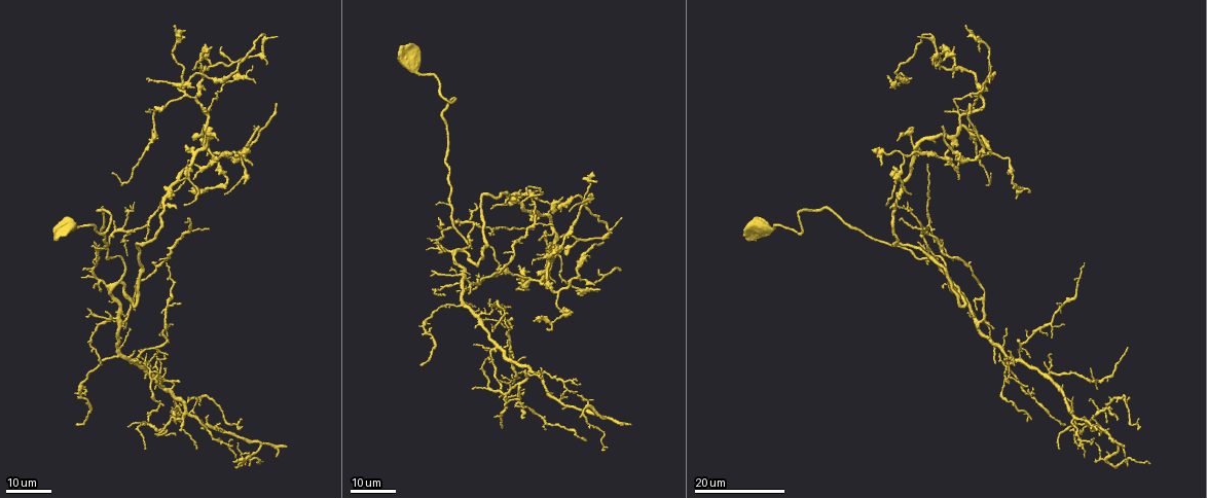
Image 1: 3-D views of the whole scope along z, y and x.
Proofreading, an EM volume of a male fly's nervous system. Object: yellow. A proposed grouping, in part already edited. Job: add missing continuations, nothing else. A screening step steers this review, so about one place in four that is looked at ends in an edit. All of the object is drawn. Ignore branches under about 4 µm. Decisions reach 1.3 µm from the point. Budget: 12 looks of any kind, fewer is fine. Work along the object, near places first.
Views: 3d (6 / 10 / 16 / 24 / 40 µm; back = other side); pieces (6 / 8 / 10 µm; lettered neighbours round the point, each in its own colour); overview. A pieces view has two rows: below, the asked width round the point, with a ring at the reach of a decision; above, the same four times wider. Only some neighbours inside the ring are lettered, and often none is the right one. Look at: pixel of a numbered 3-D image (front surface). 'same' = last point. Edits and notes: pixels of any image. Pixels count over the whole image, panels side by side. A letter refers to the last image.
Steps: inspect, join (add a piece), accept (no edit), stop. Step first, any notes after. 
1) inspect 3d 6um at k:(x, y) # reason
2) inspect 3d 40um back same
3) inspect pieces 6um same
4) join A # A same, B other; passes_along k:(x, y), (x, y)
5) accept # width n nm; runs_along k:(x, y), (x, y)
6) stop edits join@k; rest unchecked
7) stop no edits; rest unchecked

inspect 3d 16um at 1:(875, 150) # branch stops here

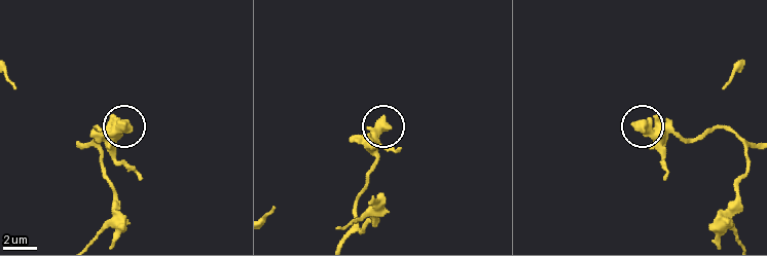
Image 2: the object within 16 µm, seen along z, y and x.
inspect pieces 6um at 2:(633, 126)

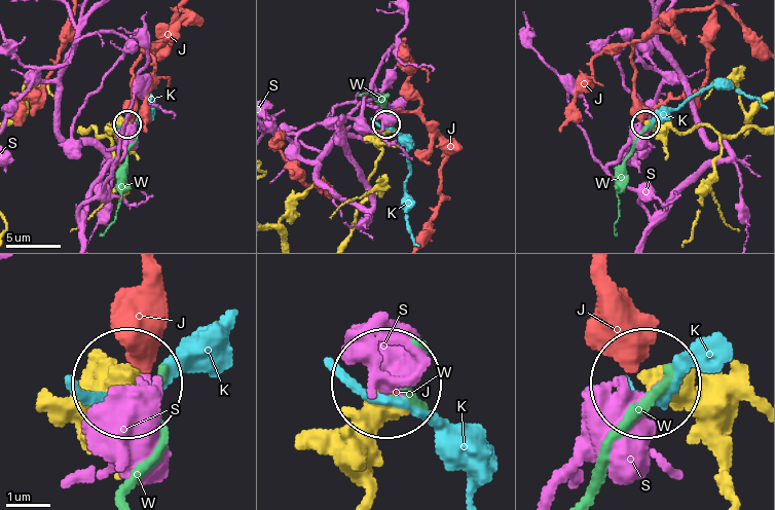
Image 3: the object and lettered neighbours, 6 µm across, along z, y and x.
accept # width 500 nm; J other, K other, S other, W other; runs_along 3:(750, 401), (684, 401), (643, 383); none of them fits

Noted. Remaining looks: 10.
inspect 3d 24um at 1:(260, 125)

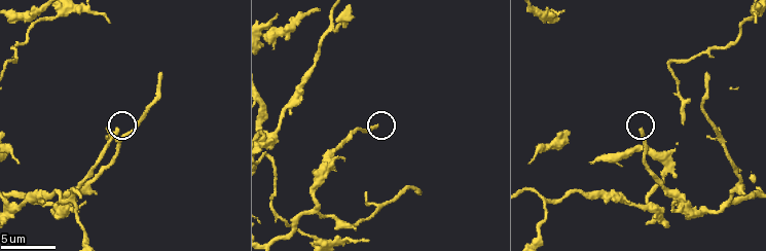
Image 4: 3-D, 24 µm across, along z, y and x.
inspect pieces 10um at 4:(116, 131) # what lies round it

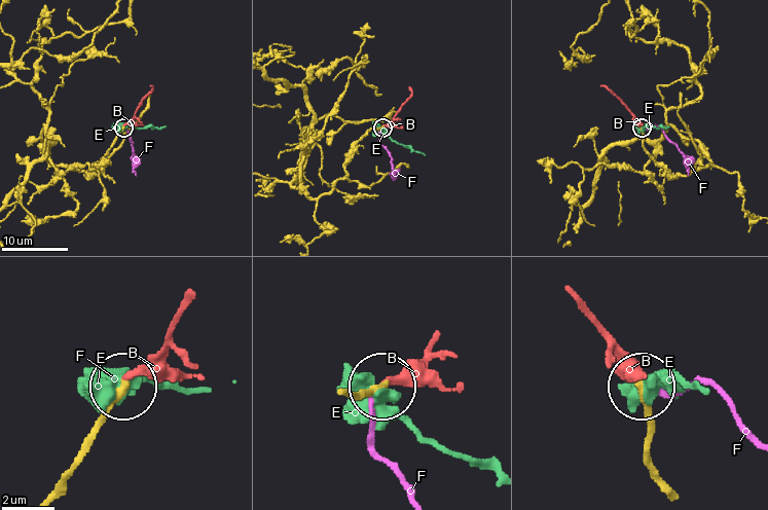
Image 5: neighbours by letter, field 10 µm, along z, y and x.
join B # B same, E other, F other; the neuron continues

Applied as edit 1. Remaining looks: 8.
inspect overview

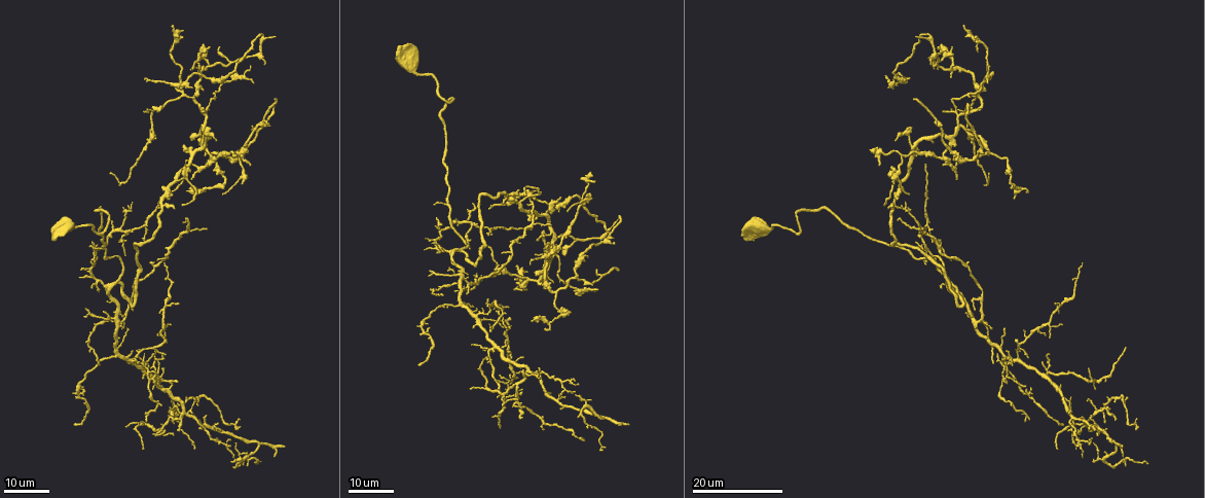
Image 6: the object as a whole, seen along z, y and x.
inspect 3d 16um at 6:(967, 105) # long arm stops here

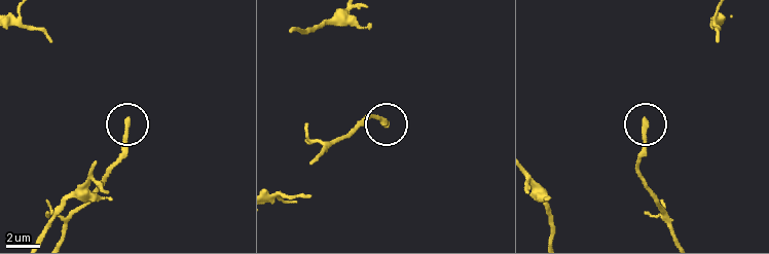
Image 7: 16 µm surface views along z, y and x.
inspect pieces 10um at 7:(643, 121)

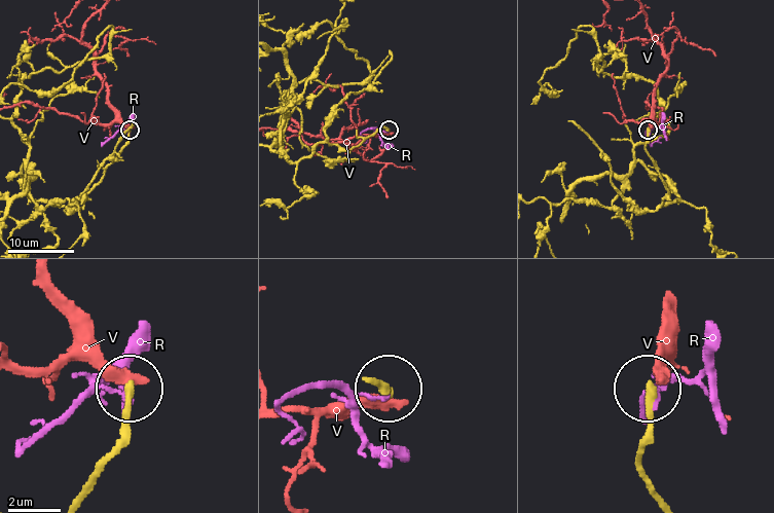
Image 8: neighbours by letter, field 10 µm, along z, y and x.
accept # R other, V other; no lettered piece goes on from it

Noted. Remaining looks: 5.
inspect 3d 16um at 6:(188, 169) # free end

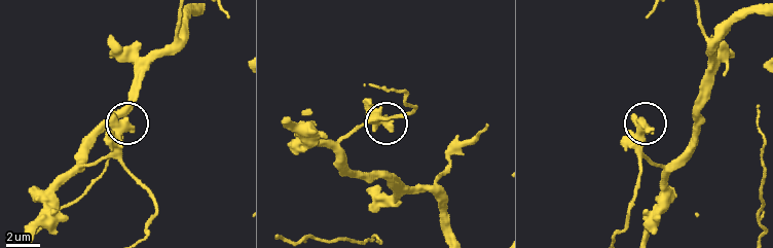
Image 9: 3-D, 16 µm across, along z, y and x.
inspect pieces 8um at 9:(639, 118)

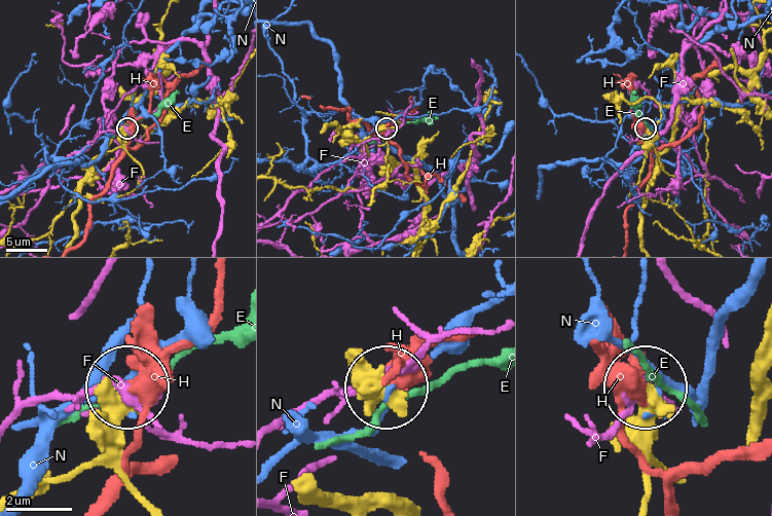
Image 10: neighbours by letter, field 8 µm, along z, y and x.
accept # width 350 nm; E other, F other, H other, N other; no lettered piece goes on from it

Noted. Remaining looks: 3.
inspect 3d 16um at 6:(90, 241) # free end

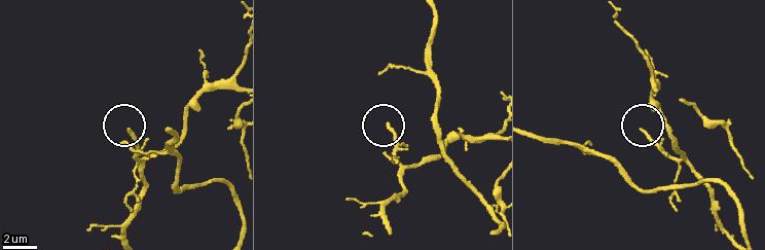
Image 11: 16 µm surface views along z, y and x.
inspect pieces 10um at 11:(127, 131)

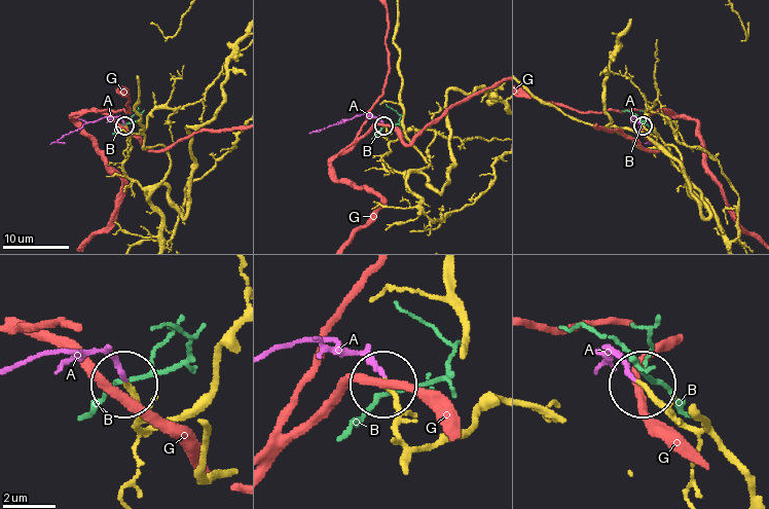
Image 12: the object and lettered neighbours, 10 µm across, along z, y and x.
join A # A same, B other, G other; passes_along 12:(130, 137), (119, 118), (105, 117), (50, 143); it goes on there

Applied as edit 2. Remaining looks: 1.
stop edits join@5, join@12; rest unchecked

